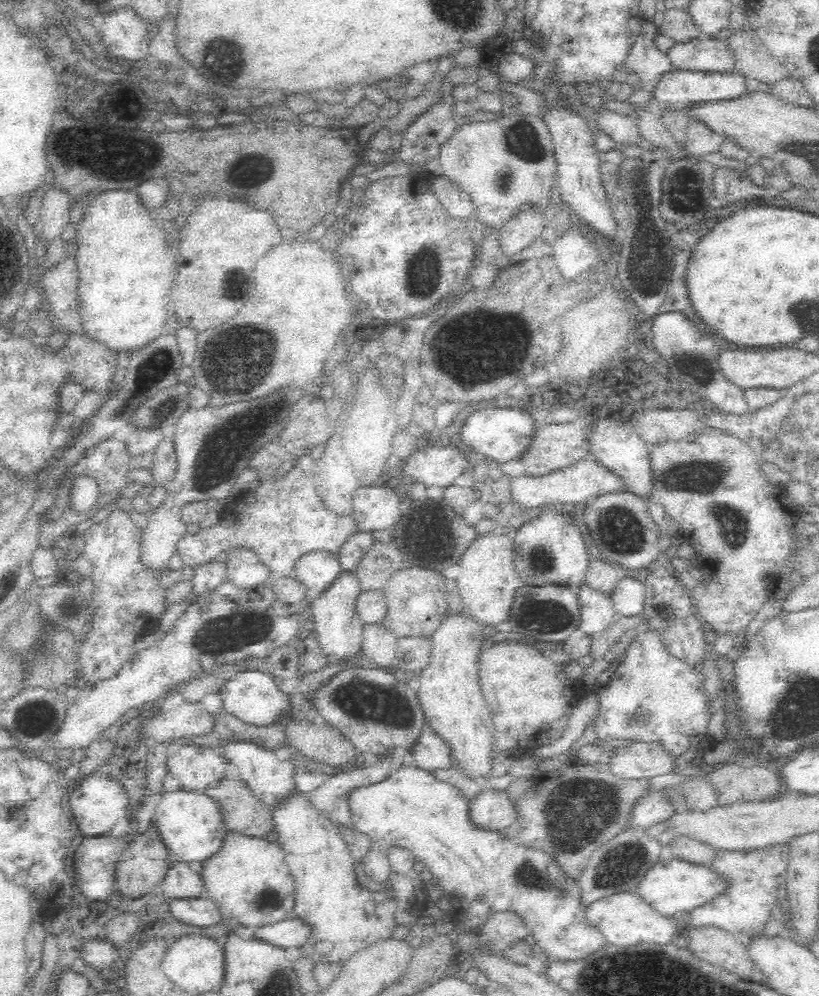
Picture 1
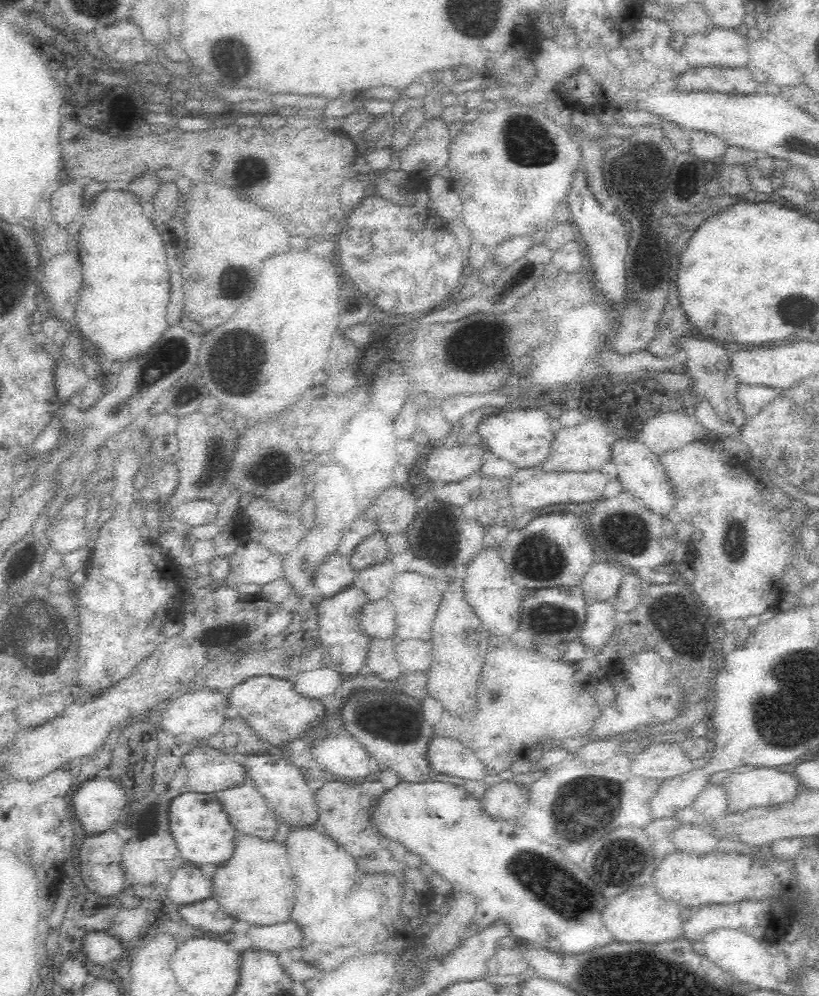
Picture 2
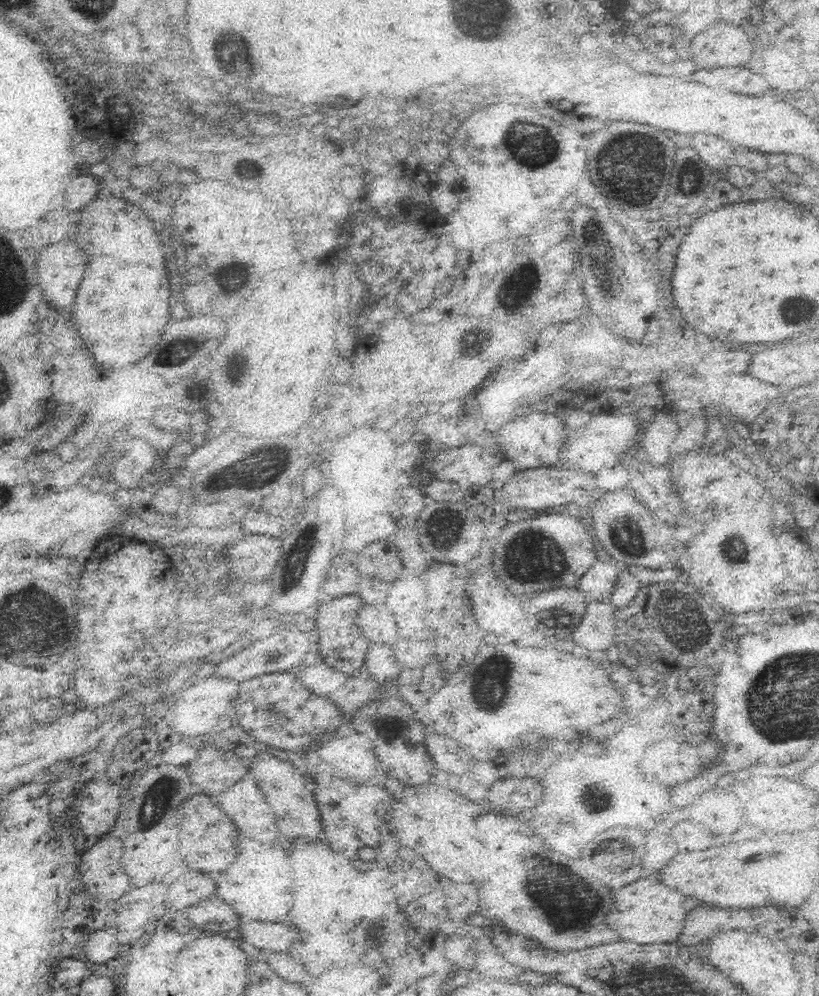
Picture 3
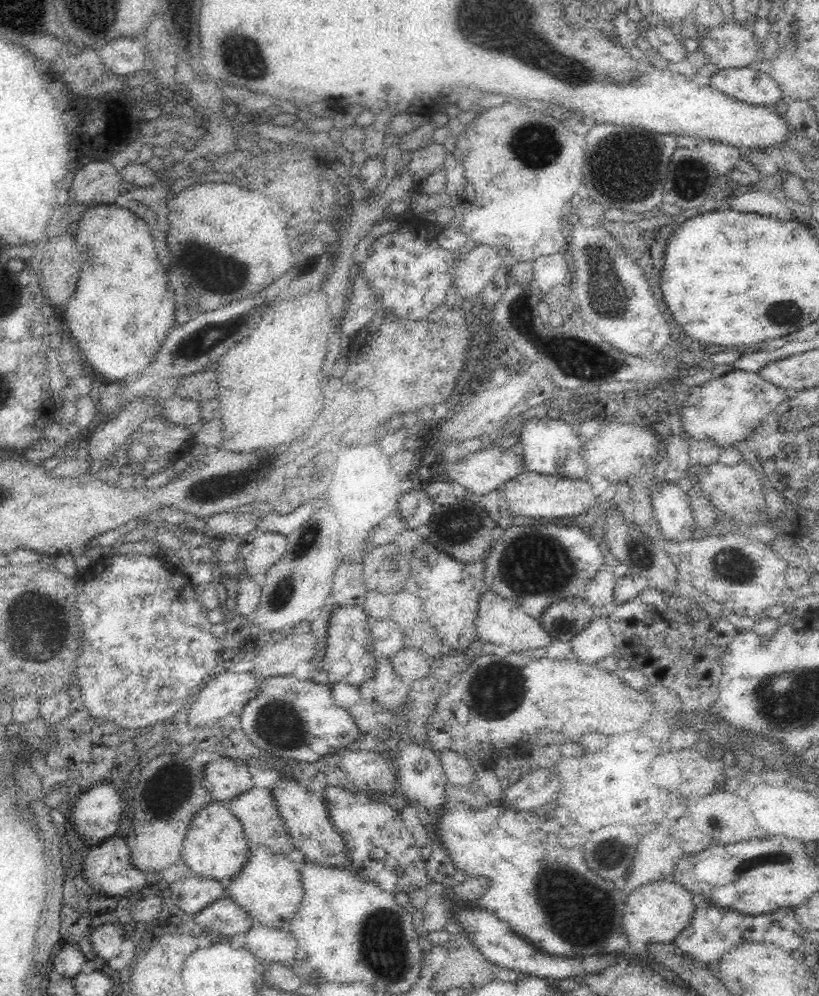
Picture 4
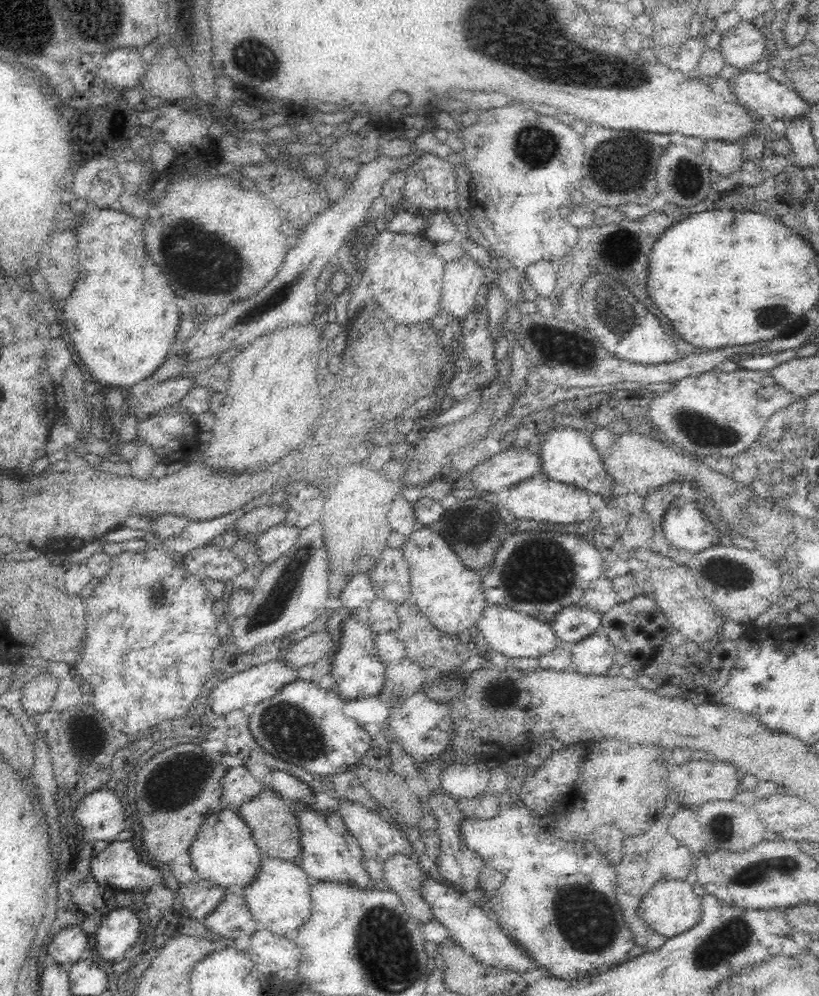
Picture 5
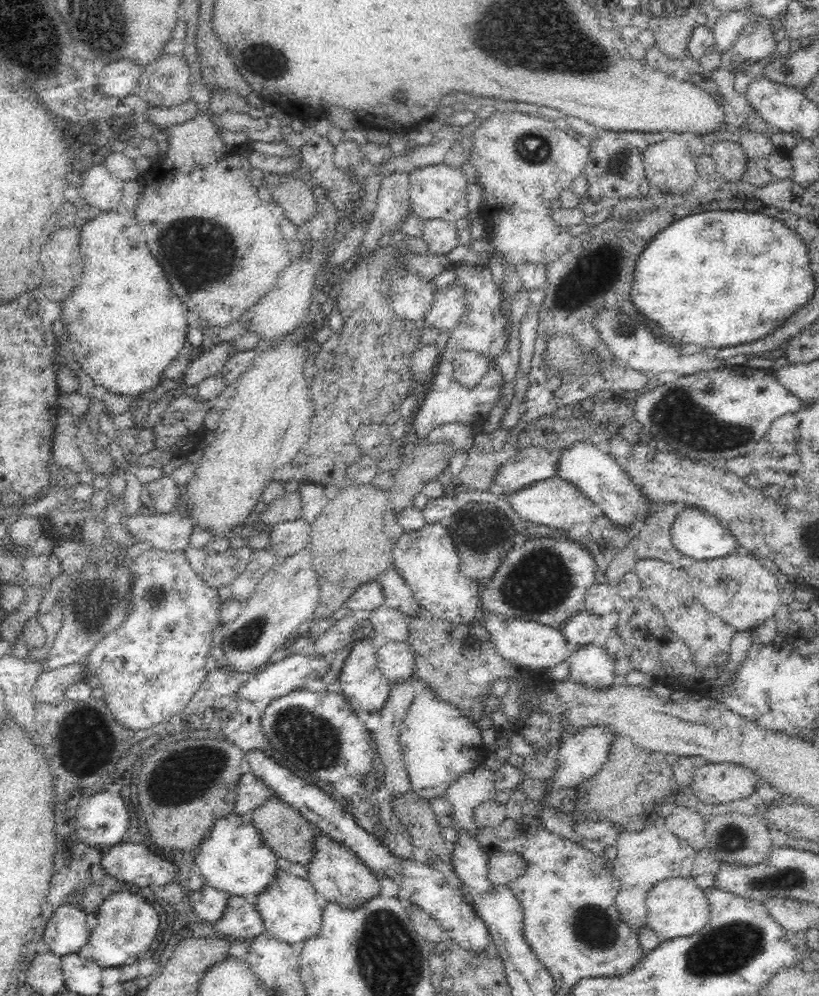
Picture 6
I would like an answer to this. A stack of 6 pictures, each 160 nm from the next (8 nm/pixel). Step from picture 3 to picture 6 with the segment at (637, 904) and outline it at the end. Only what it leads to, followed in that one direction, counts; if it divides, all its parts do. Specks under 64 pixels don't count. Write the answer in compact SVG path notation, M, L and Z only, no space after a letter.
M667 878L657 882L646 896L647 925L663 939L687 937L702 930L710 918L710 905L705 889L697 885L695 879Z

